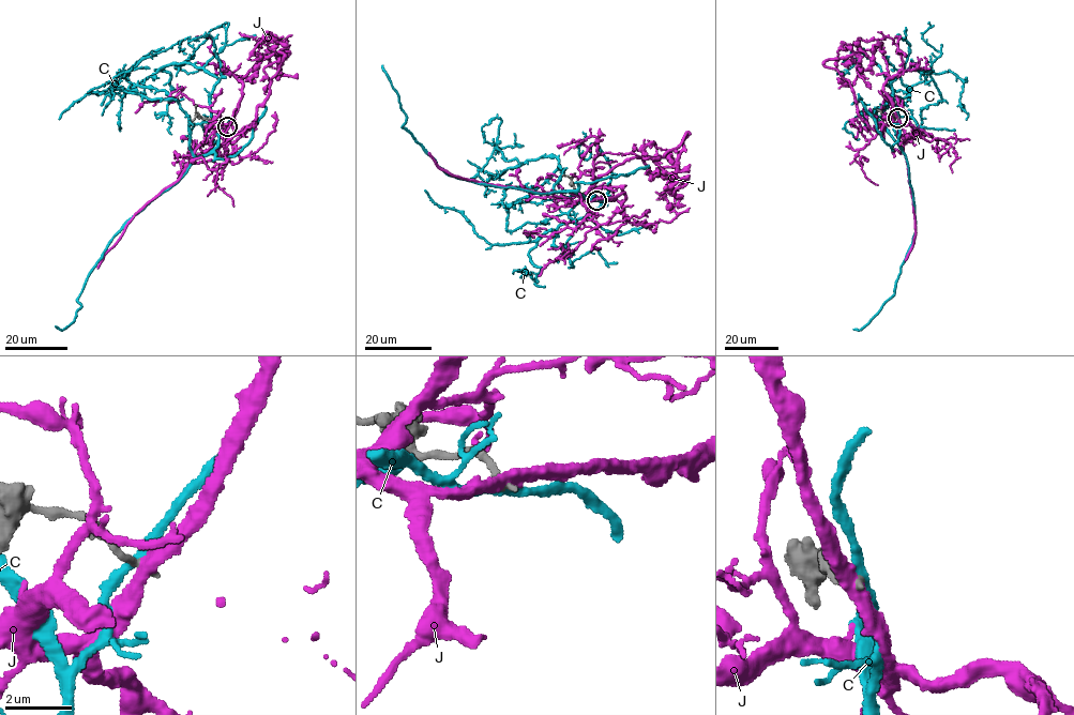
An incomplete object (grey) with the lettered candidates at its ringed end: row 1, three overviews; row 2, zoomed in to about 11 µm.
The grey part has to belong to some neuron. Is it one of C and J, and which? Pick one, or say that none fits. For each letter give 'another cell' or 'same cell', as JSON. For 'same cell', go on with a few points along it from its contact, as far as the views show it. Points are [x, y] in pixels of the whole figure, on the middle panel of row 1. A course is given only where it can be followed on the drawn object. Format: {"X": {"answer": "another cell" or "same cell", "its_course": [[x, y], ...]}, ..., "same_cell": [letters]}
{"C": {"answer": "another cell"}, "J": {"answer": "another cell"}, "same_cell": []}

